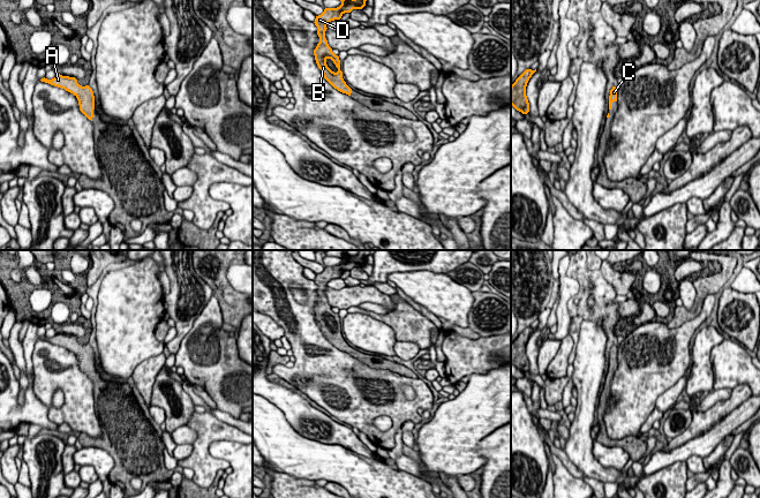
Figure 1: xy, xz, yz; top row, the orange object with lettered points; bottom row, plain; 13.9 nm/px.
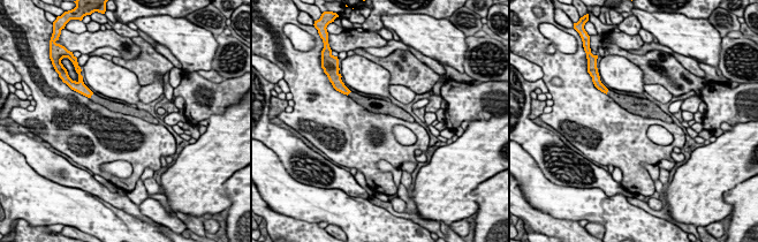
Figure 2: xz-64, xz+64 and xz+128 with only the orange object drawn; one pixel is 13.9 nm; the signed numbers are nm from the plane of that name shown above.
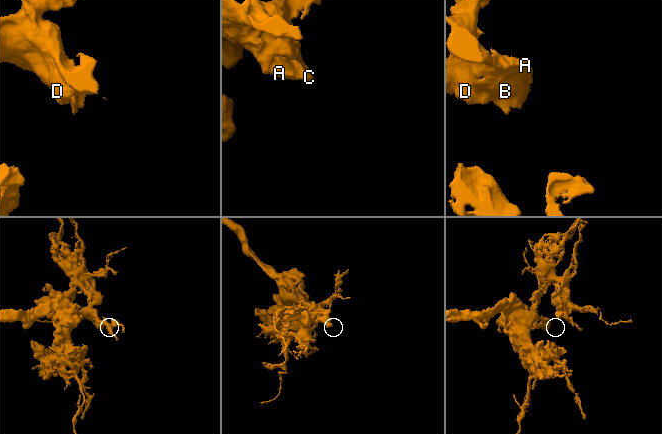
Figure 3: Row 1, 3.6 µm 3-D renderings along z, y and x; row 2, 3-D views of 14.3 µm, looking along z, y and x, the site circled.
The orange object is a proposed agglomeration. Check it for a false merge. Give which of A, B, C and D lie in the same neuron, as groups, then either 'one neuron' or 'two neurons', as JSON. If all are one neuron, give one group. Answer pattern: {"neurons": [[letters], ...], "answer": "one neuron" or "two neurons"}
{"neurons": [["A", "B", "C", "D"]], "answer": "one neuron"}

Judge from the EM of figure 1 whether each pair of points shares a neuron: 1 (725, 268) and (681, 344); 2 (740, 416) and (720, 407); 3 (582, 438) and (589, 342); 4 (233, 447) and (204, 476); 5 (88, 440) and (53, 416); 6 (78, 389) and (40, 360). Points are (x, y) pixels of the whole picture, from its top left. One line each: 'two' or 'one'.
1: two
2: two
3: one
4: two
5: two
6: one

